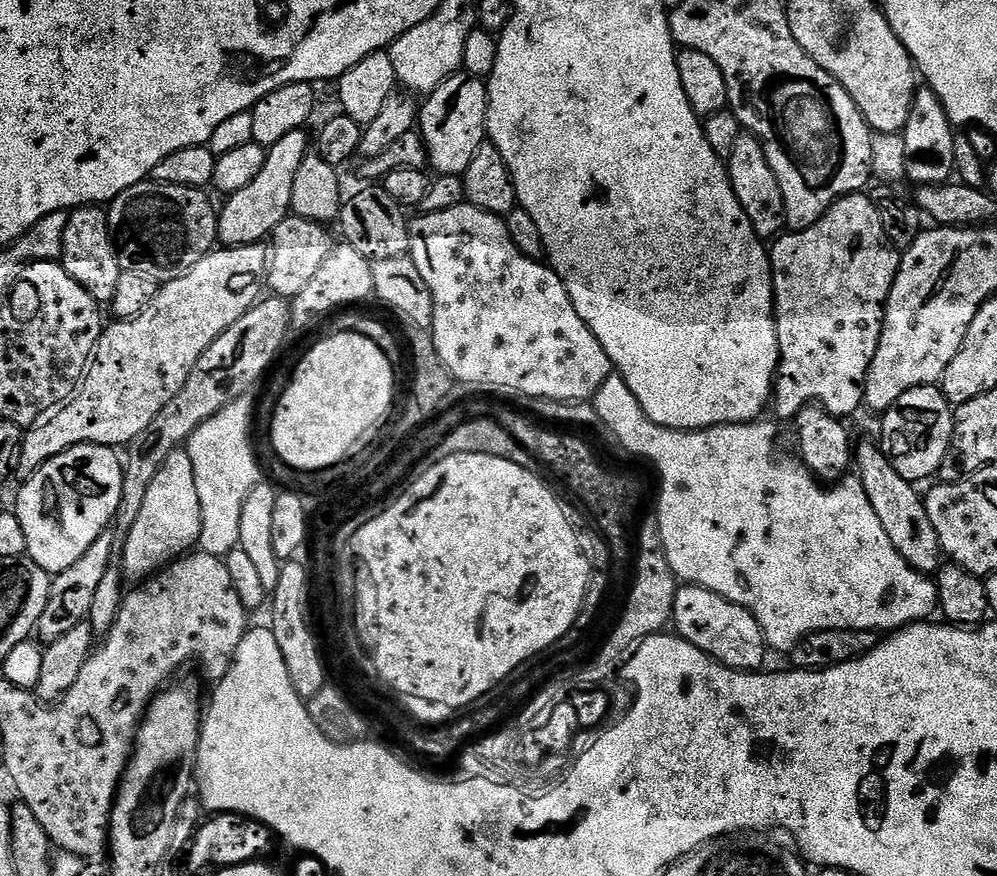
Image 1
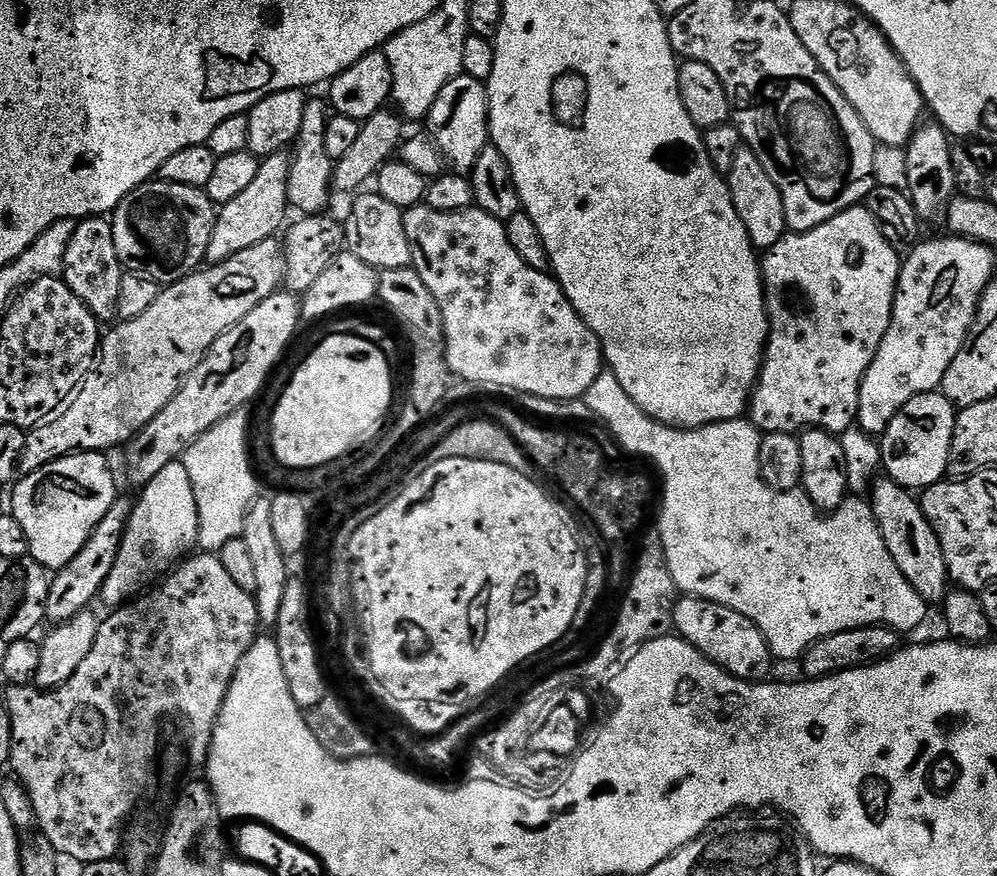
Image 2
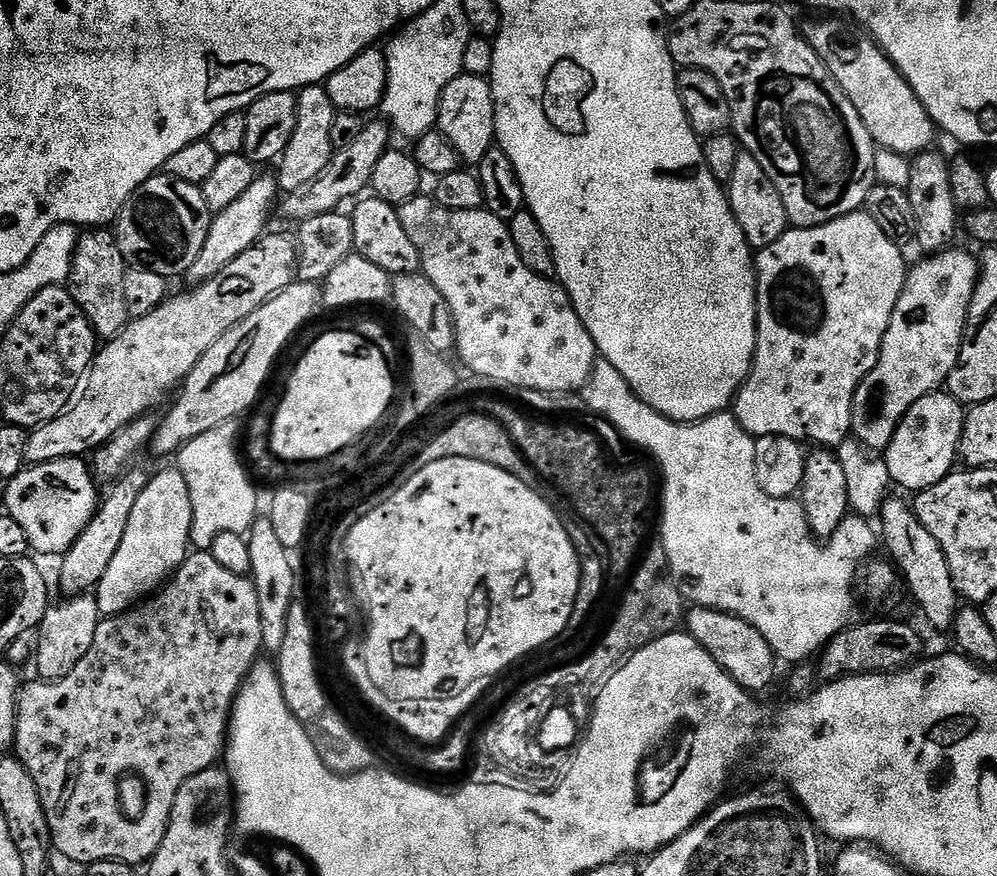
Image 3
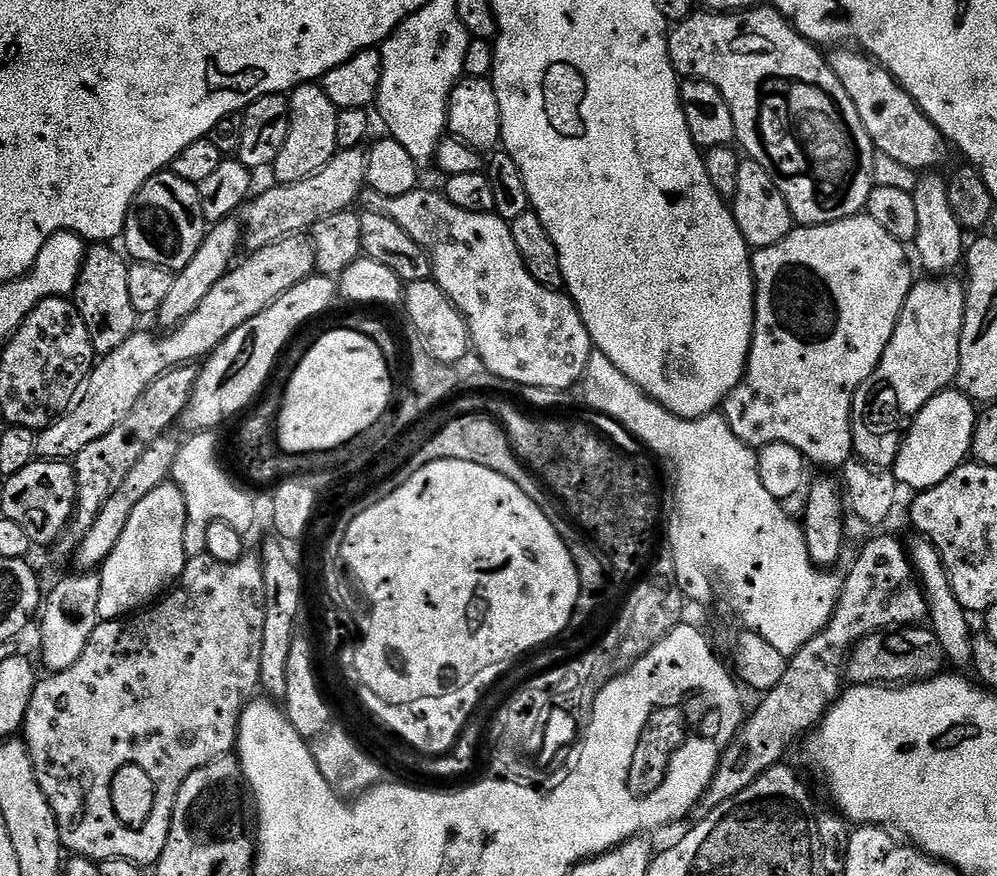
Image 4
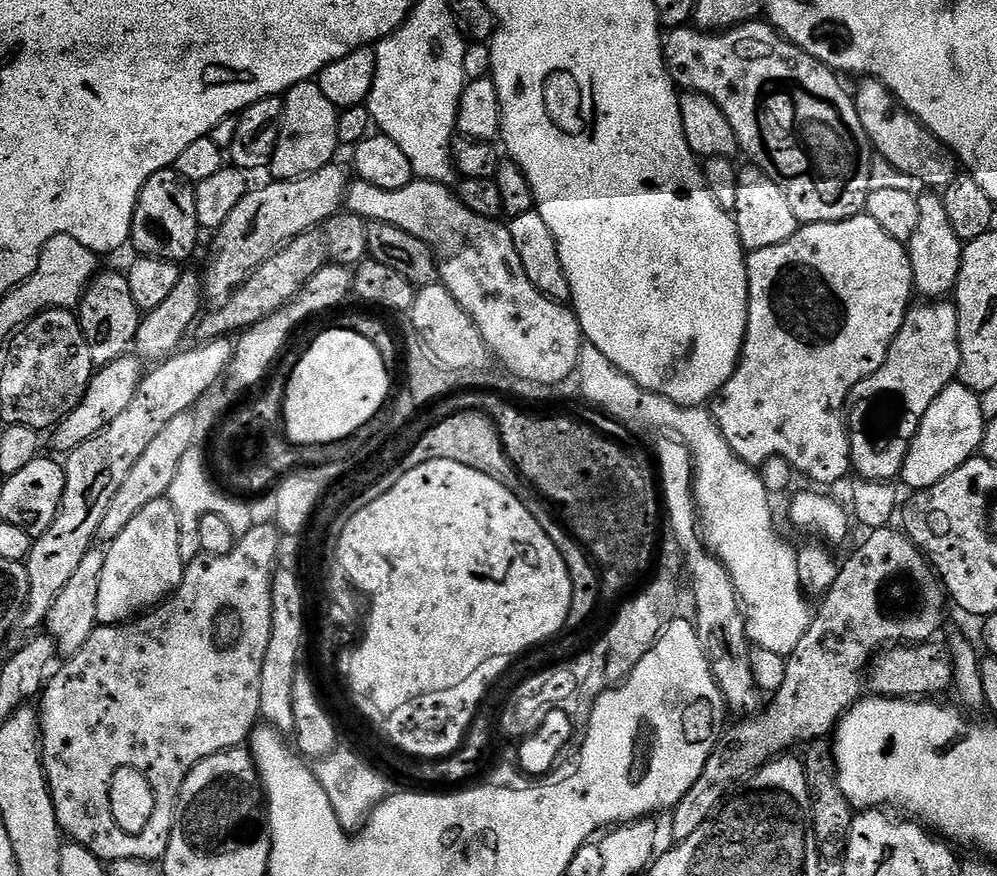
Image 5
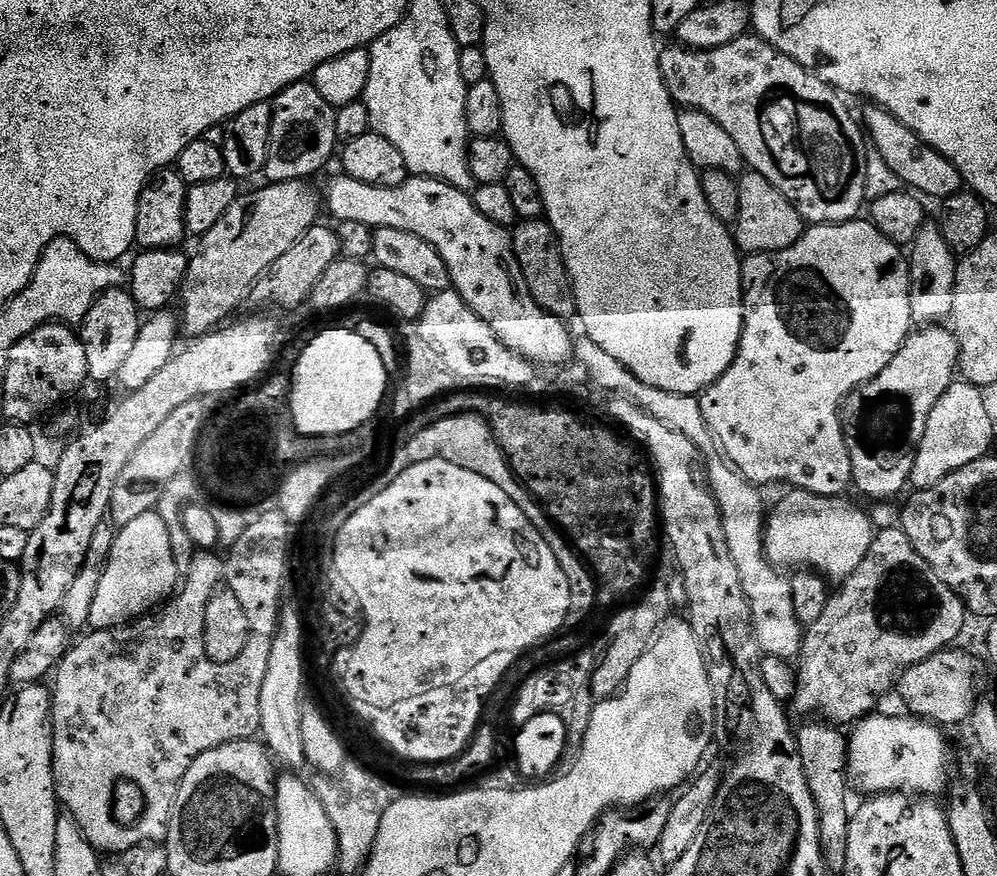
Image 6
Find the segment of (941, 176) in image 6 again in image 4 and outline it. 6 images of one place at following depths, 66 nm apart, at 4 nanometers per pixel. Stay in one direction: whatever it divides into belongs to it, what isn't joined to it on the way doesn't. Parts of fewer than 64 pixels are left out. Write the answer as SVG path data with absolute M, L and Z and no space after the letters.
M833 51L830 63L838 82L842 82L846 94L850 94L850 102L854 102L854 110L858 110L858 118L862 118L862 126L866 126L866 134L870 134L877 153L913 170L939 169L936 167L947 158L950 145L934 122L926 118L912 96L883 66L867 55L847 56L844 52L847 51Z

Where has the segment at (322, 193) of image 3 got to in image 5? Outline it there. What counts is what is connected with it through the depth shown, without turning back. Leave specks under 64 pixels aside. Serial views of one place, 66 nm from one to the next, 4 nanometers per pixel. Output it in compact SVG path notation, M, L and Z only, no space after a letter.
M333 162L314 174L297 180L272 180L265 188L250 190L230 210L230 218L215 233L208 265L202 271L202 292L212 302L223 302L236 291L248 277L281 247L304 232L319 229L324 221L341 211L350 183L339 163Z

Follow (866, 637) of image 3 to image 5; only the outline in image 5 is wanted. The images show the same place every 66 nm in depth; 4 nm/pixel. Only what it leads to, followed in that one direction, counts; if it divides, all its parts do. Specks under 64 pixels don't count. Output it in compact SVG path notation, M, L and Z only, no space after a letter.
M906 644L889 646L876 653L866 669L866 684L875 695L894 700L923 700L940 698L944 691L953 687L952 658L947 647L926 644Z

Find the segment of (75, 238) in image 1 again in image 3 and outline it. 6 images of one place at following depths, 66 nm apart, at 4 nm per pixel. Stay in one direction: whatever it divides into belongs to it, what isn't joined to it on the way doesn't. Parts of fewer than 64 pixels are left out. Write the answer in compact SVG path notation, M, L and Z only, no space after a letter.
M104 226L81 231L66 287L82 314L86 314L97 337L104 342L114 339L130 323L122 282L126 282L126 265L115 231Z

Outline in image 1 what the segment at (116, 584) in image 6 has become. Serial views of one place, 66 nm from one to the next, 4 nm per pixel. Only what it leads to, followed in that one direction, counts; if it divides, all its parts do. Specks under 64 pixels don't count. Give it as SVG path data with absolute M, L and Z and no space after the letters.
M178 447L162 462L162 470L154 474L154 482L150 482L150 491L142 502L142 510L138 519L134 521L134 530L126 542L122 545L122 567L125 577L132 582L143 582L150 576L168 567L174 560L191 553L197 547L202 530L202 510L198 506L198 486L194 483L194 462L190 462L190 454L183 448Z

